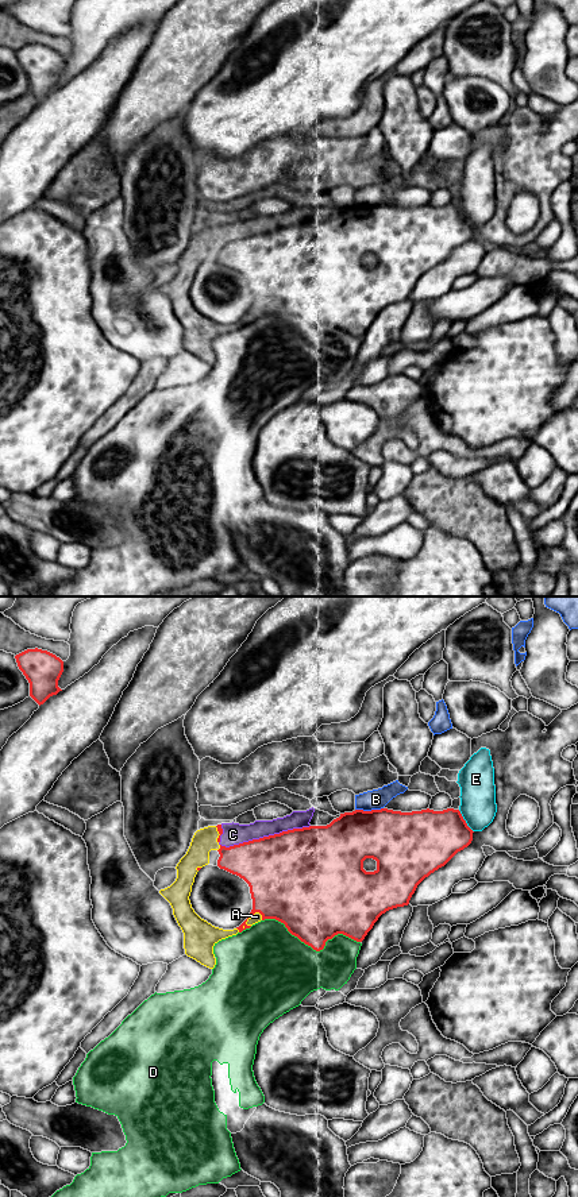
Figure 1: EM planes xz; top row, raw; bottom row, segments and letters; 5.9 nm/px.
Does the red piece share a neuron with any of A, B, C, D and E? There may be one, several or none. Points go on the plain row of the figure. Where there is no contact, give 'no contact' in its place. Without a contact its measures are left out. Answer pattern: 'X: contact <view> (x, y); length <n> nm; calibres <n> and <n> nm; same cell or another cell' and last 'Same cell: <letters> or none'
A: contact xz (250, 312); length 150 nm; calibres 380 and 60 nm; another cell
B: contact xz (369, 207); length 170 nm; calibres 360 and 120 nm; another cell
C: contact xz (264, 232); length 550 nm; calibres 480 and 130 nm; another cell
D: contact xz (312, 343); length 600 nm; calibres 420 and 460 nm; another cell
E: contact xz (465, 216); length 160 nm; calibres 360 and 220 nm; another cell
Same cell: none

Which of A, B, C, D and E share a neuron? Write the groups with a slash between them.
A C / B / D / E

